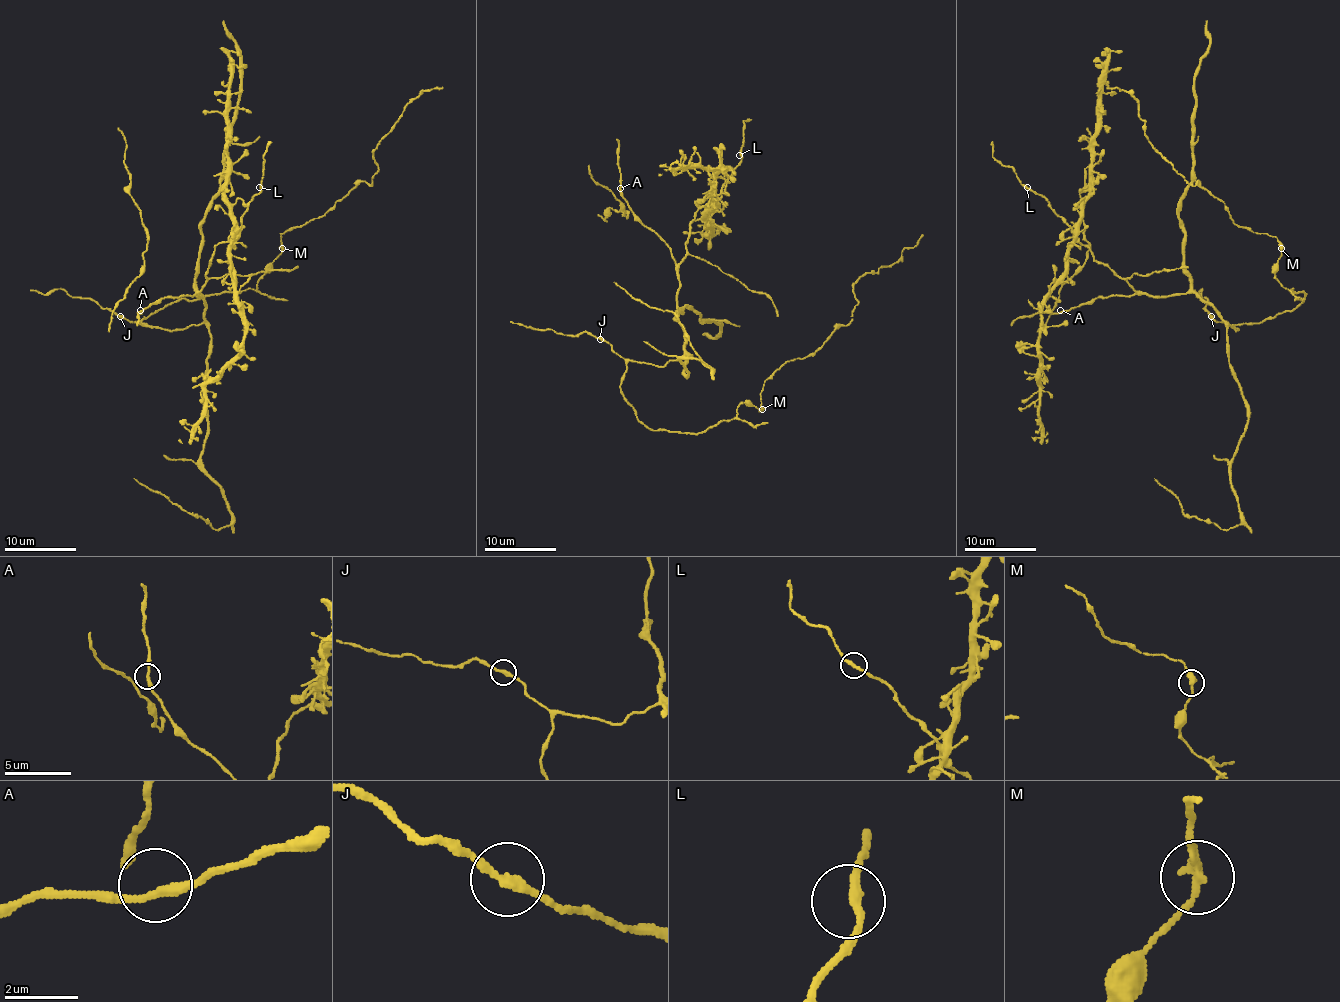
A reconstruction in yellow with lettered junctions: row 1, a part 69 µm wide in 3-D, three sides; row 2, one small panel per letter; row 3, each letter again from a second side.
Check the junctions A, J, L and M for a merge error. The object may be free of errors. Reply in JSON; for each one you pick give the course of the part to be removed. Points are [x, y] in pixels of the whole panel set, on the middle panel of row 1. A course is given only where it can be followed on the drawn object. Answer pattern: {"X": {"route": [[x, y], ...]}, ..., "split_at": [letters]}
{"split_at": []}

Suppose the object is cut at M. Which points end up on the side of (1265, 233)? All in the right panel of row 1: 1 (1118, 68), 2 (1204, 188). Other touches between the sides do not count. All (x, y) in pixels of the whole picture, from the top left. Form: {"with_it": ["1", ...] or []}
{"with_it": ["2"]}

